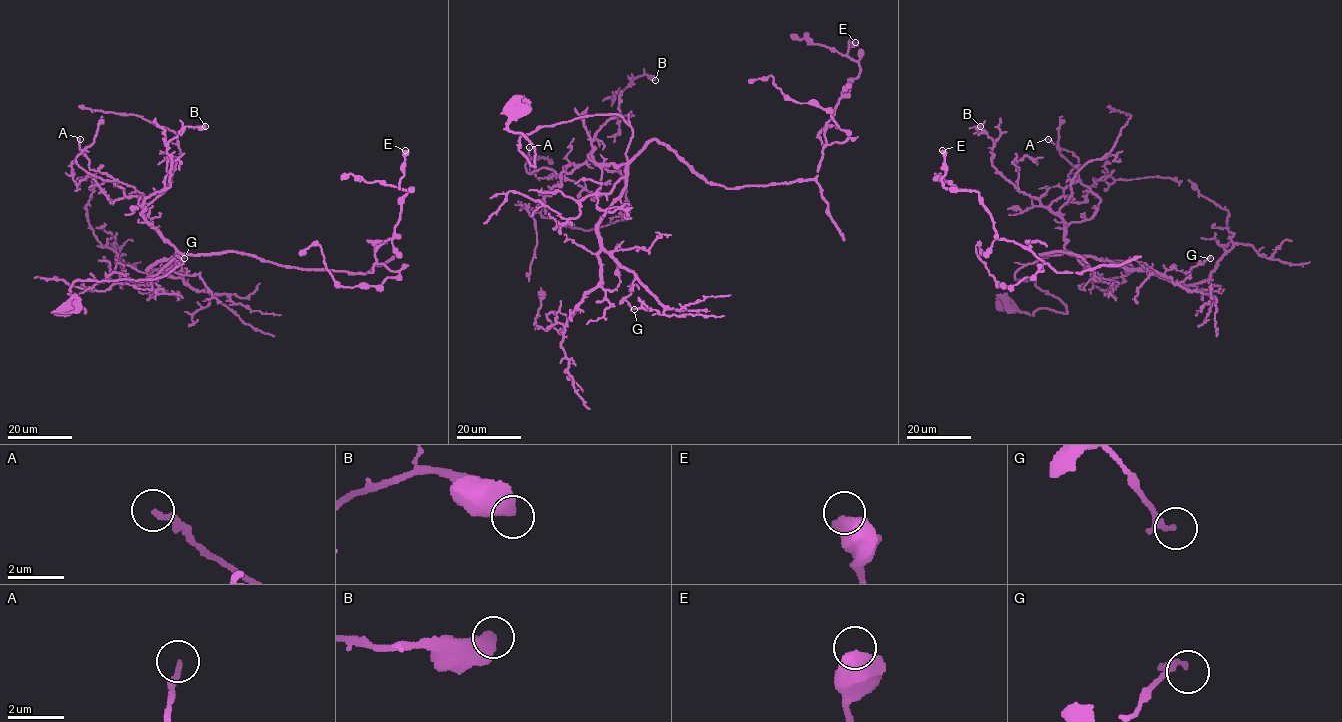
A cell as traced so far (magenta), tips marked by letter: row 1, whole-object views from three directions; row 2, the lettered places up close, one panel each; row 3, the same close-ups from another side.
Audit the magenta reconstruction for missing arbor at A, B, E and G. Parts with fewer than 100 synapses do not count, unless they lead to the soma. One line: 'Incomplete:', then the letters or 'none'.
Incomplete: none

